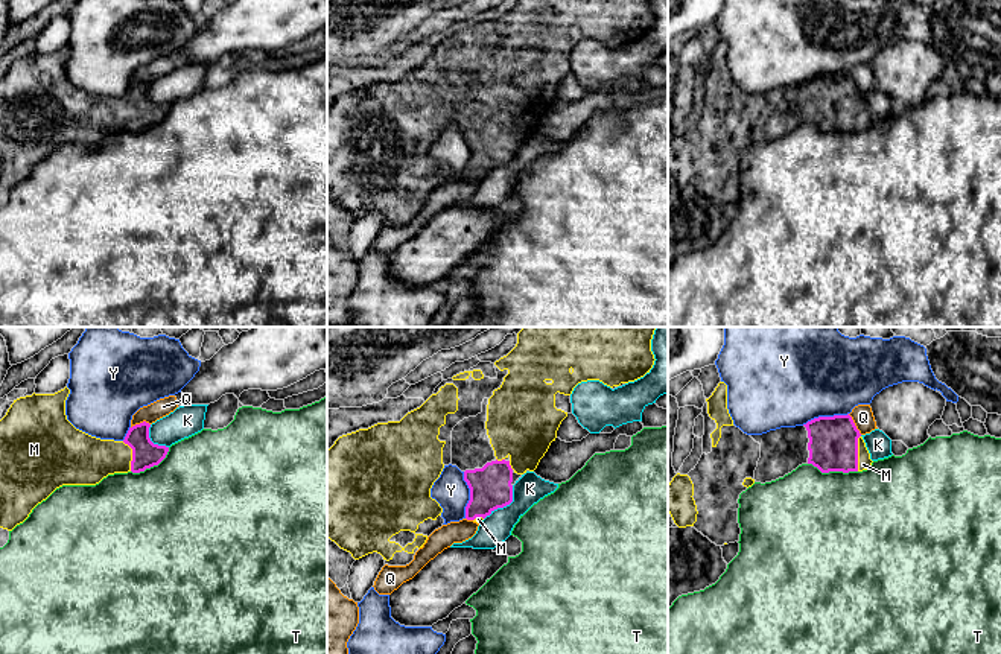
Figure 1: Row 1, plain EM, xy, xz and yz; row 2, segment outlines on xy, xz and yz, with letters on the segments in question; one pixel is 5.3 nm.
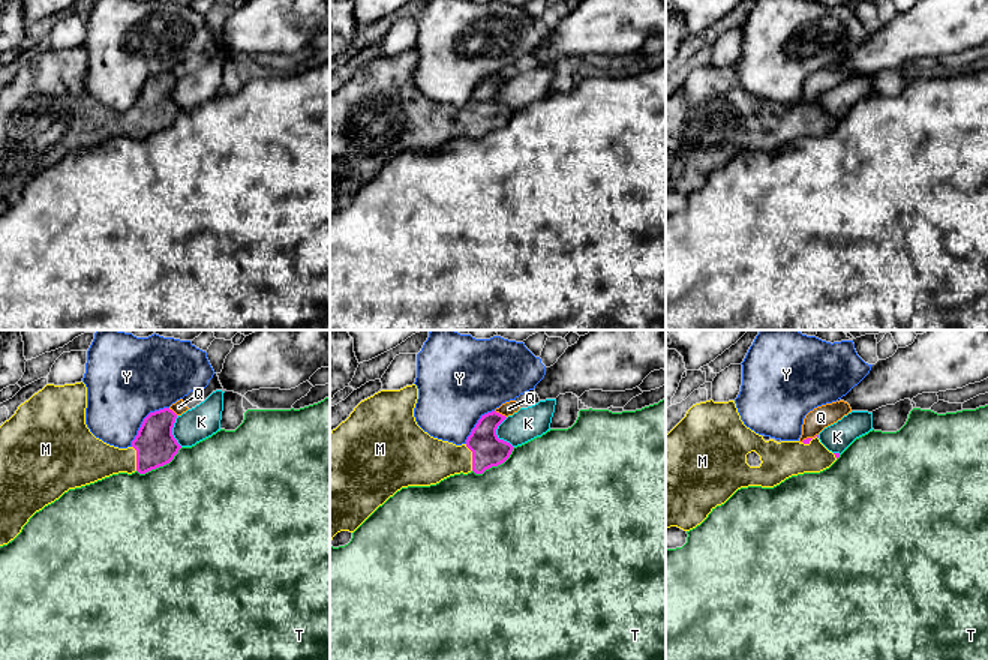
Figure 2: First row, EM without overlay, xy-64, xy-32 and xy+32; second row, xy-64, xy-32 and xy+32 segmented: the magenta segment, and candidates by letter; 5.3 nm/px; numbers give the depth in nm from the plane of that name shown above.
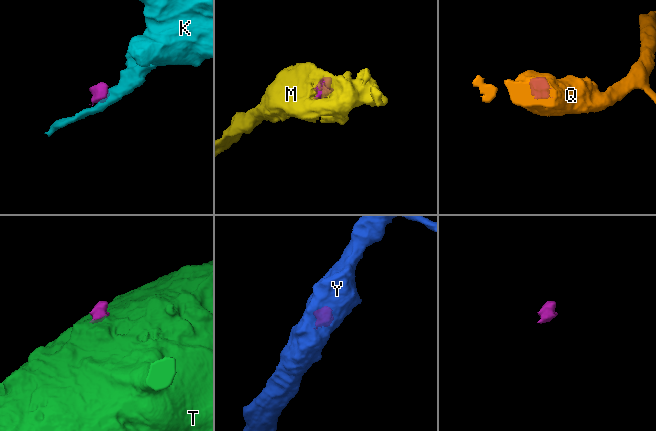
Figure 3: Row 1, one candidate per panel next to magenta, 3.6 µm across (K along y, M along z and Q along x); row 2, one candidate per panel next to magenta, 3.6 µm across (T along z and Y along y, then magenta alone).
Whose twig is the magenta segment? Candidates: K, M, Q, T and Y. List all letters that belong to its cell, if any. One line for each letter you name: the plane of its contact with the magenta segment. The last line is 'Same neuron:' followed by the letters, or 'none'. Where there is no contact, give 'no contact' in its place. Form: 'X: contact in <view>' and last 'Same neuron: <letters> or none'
M: contact in yz
Same neuron: M

